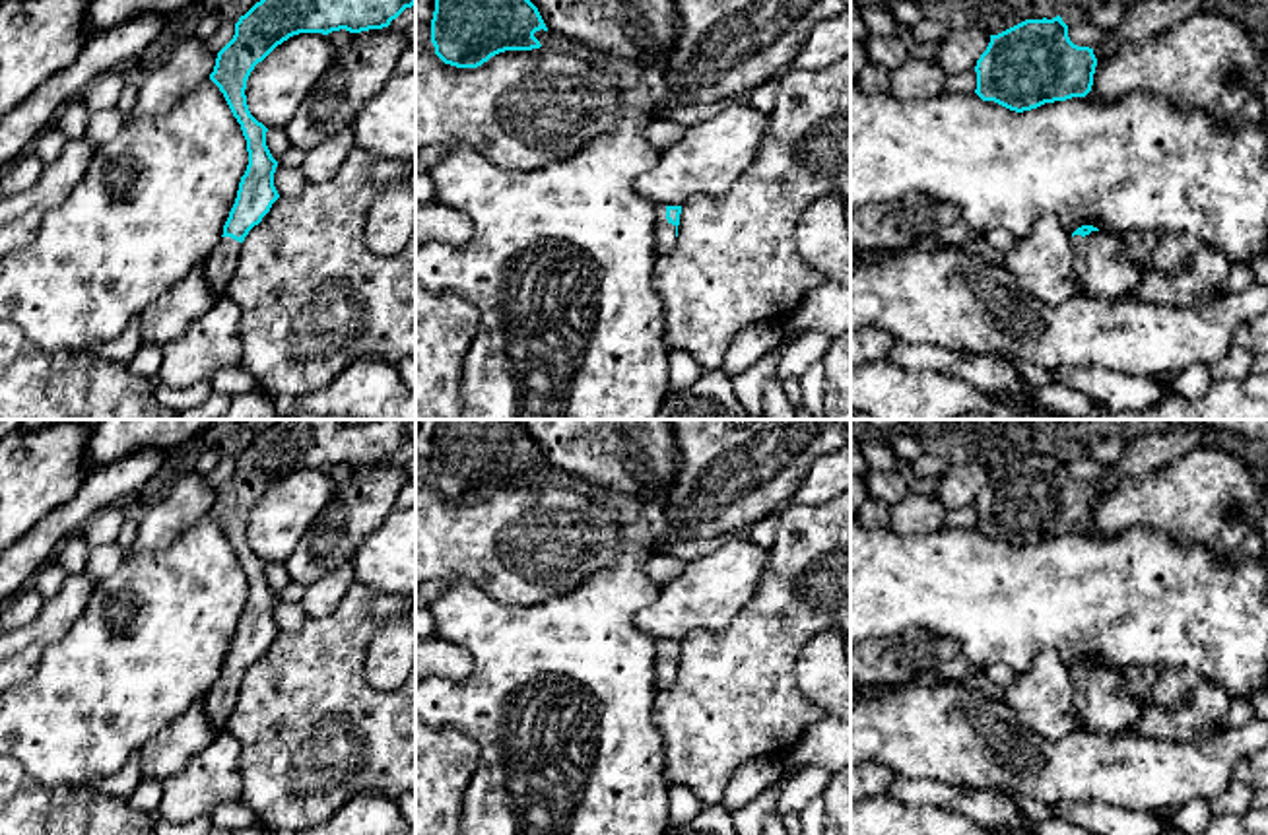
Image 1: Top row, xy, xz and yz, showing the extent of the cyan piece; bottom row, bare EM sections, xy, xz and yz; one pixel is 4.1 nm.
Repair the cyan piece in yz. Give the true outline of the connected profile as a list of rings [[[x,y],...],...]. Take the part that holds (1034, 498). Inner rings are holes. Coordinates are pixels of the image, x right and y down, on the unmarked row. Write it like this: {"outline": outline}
{"outline": [[[1060,451],[1025,454],[990,470],[975,501],[975,528],[983,536],[1023,548],[1045,538],[1085,532],[1095,501],[1093,484],[1074,480]]]}

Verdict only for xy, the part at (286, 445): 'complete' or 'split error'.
split error

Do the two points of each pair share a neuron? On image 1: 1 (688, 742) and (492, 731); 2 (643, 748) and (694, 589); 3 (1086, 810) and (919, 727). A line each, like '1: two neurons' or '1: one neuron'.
1: two neurons
2: two neurons
3: two neurons

